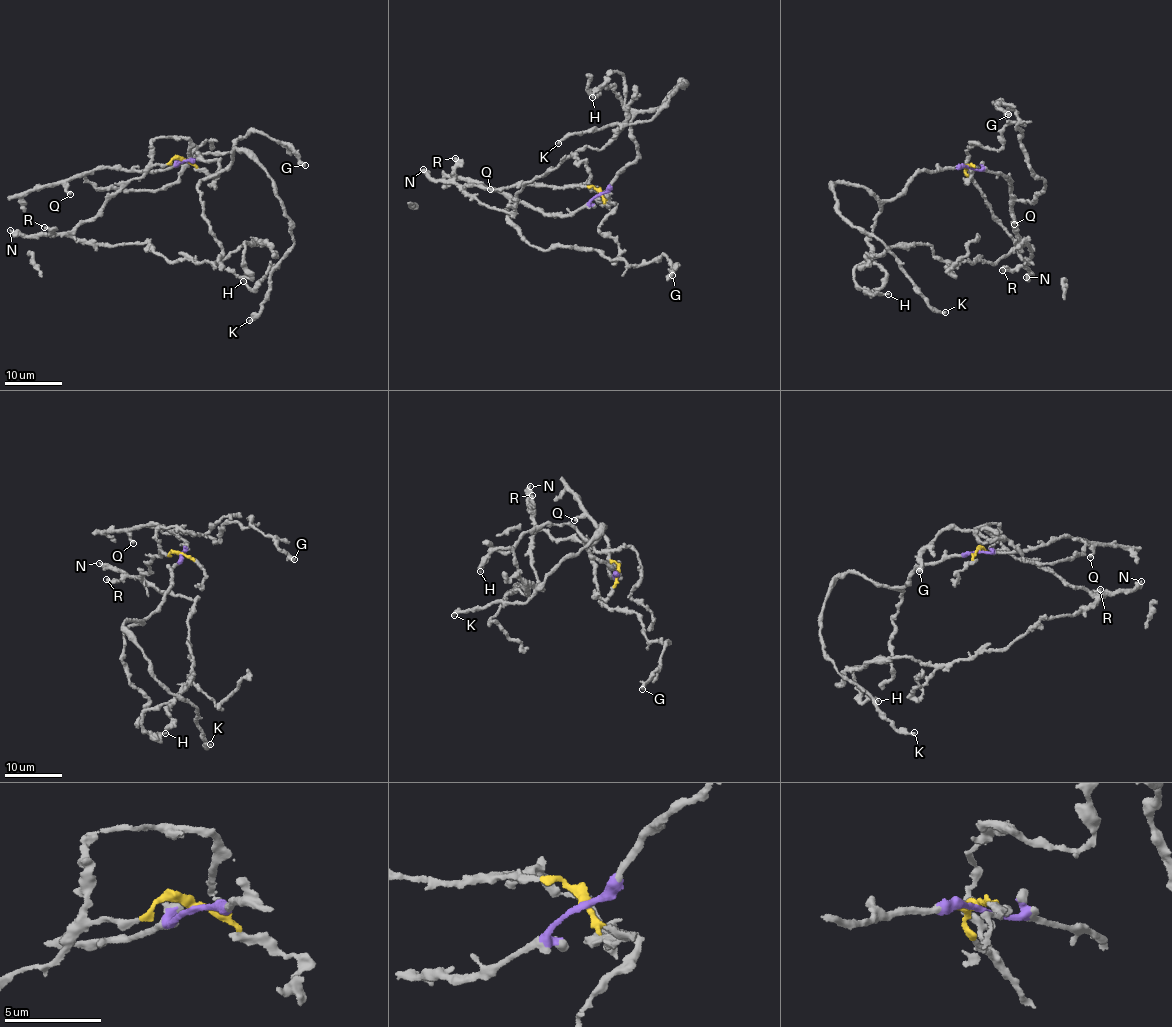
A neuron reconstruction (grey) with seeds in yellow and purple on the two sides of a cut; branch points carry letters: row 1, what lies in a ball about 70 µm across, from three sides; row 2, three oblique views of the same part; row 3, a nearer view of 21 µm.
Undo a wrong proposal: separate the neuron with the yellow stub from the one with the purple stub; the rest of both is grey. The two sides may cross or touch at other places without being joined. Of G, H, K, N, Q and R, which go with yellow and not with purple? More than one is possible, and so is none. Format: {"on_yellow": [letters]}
{"on_yellow": ["H", "N", "R"]}

